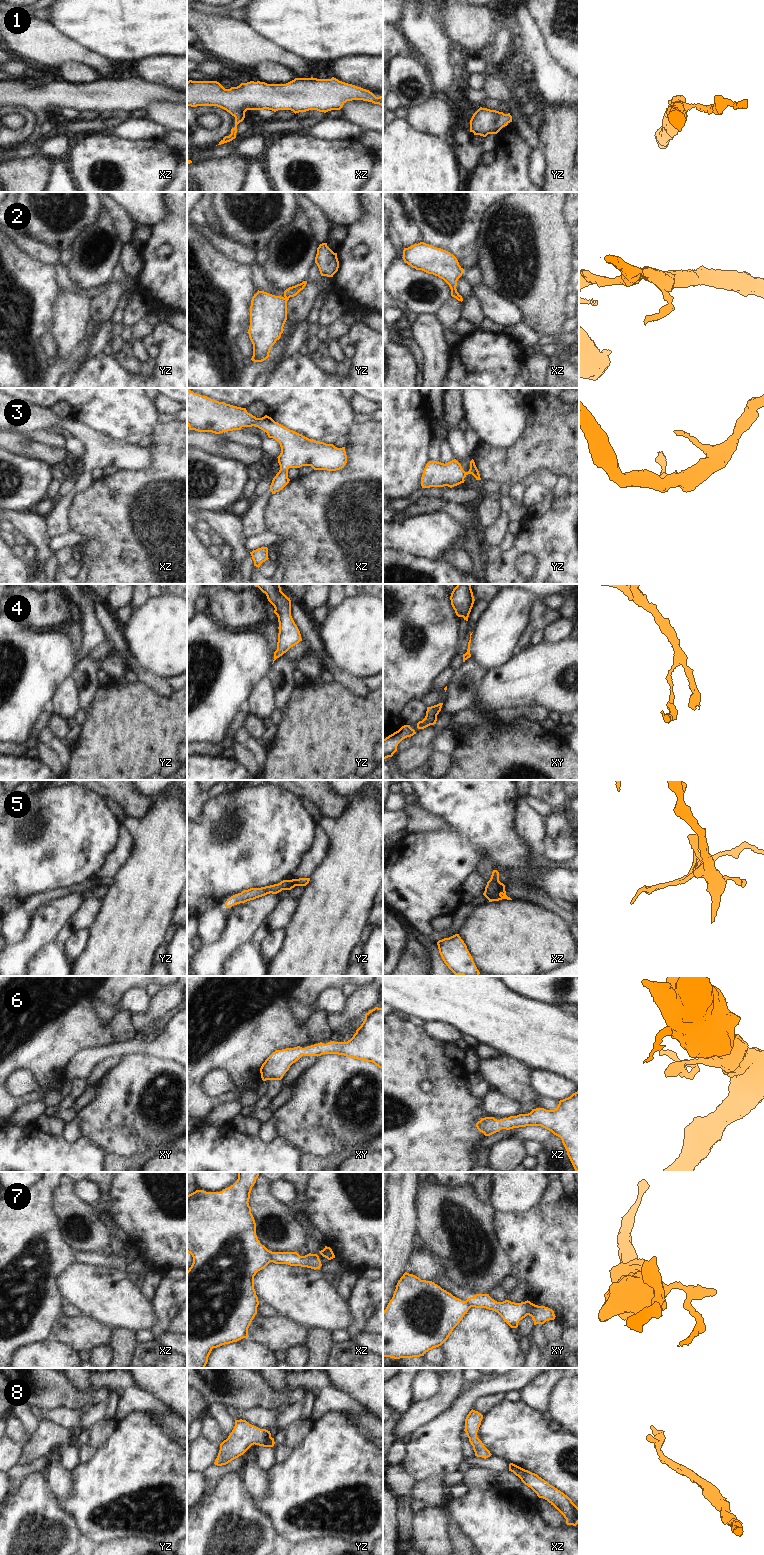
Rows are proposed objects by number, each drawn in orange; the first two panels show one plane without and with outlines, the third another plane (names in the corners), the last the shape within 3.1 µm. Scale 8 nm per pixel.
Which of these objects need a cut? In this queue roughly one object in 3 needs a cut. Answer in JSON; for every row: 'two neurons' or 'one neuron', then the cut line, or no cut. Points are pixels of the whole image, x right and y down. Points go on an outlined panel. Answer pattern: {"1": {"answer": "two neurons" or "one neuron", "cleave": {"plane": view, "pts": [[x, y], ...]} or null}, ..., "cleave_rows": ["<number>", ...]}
{"1": {"answer": "one neuron", "cleave": null}, "2": {"answer": "one neuron", "cleave": null}, "3": {"answer": "one neuron", "cleave": null}, "4": {"answer": "one neuron", "cleave": null}, "5": {"answer": "one neuron", "cleave": null}, "6": {"answer": "one neuron", "cleave": null}, "7": {"answer": "two neurons", "cleave": {"plane": "xz", "pts": [[272, 1252], [270, 1261]]}}, "8": {"answer": "one neuron", "cleave": null}, "cleave_rows": ["7"]}

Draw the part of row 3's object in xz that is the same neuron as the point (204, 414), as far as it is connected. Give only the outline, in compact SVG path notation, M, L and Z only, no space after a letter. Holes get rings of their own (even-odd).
M188 388L187 425L189 430L215 434L255 426L266 432L269 438L278 441L281 447L281 453L277 457L280 470L270 485L272 494L289 483L289 468L311 466L314 470L336 471L347 463L345 447L337 448L333 444L311 440L267 415L256 418L246 408L210 399Z

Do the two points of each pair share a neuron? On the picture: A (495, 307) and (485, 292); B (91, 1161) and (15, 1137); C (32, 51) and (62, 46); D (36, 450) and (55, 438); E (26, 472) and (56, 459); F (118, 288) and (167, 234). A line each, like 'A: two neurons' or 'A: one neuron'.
A: one neuron
B: one neuron
C: one neuron
D: two neurons
E: two neurons
F: two neurons

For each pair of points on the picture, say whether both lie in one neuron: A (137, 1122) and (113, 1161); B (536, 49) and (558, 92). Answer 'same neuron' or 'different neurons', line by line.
A: different neurons
B: same neuron

